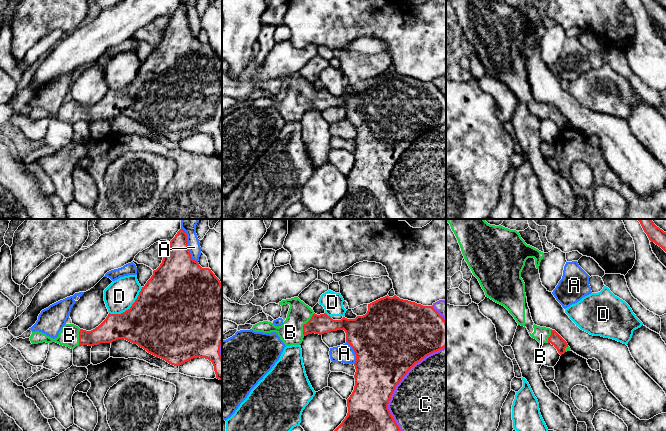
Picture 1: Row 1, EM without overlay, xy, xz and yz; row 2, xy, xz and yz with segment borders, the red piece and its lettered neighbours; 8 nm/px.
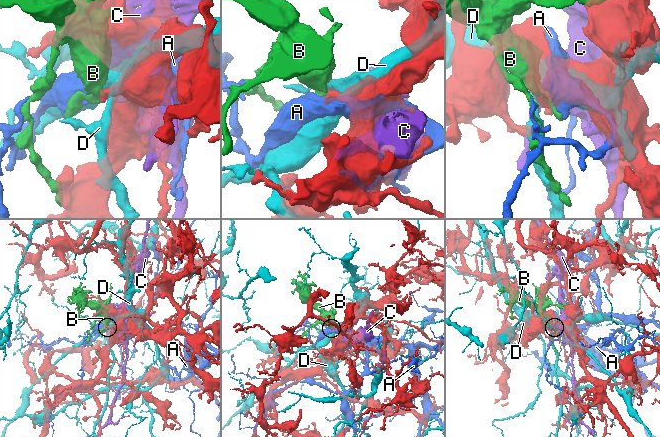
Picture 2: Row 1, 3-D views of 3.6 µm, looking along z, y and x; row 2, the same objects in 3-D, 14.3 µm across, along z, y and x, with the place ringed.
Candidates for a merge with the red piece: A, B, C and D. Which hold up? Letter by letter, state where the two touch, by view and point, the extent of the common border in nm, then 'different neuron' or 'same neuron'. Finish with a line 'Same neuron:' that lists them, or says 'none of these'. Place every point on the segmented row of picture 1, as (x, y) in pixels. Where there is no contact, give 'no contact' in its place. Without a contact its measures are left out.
A: contact xy (187, 245); length 320 nm; different neuron
B: contact xz (304, 324); length 200 nm; same neuron
C: contact xz (399, 381); length 750 nm; different neuron
D: contact xy (130, 307); length 340 nm; different neuron
Same neuron: B

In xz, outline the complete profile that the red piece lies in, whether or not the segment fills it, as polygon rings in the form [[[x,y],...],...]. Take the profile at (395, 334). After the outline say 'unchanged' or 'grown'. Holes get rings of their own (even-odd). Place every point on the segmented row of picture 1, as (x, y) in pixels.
[[[388,295],[368,304],[368,311],[355,319],[343,317],[333,320],[326,313],[317,315],[298,297],[282,300],[279,305],[289,304],[286,320],[281,326],[268,321],[253,325],[255,332],[276,332],[285,346],[300,345],[308,334],[344,330],[346,342],[355,354],[355,386],[347,399],[348,413],[334,431],[401,431],[388,404],[391,396],[407,372],[426,356],[446,347],[446,321],[433,308]]]; grown

